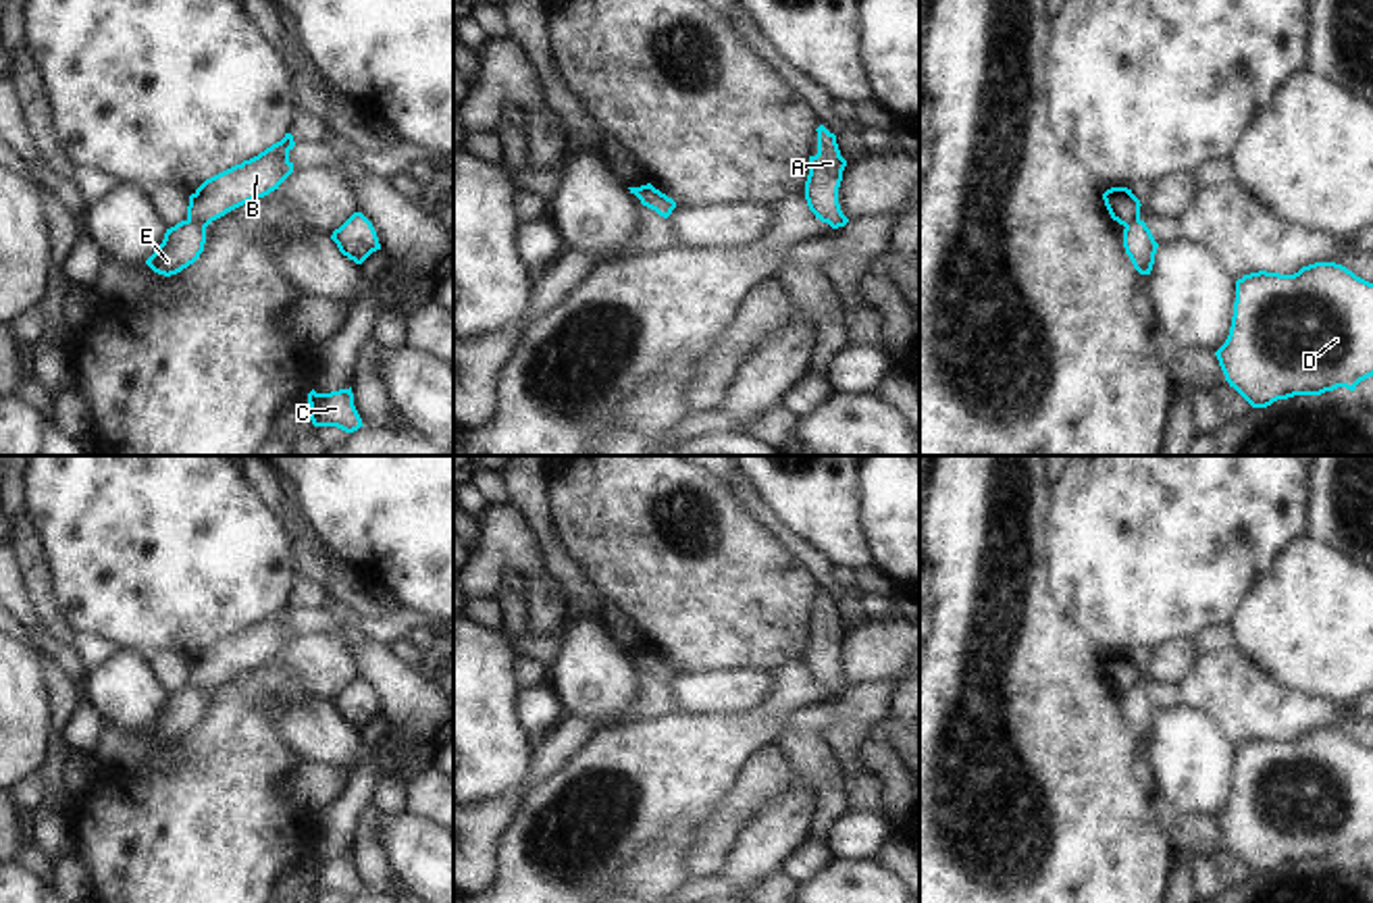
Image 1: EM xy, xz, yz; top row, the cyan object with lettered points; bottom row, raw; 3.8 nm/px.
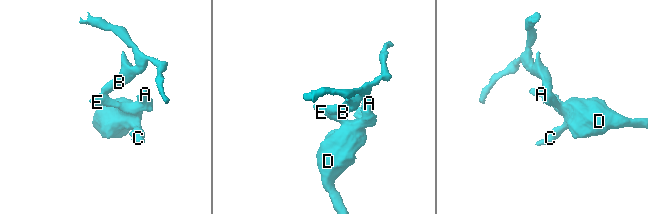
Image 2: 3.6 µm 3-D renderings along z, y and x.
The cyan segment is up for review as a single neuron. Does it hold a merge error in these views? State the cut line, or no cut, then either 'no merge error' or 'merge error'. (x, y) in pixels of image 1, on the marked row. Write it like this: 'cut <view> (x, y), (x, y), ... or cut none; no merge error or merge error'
cut xy (188, 219), (204, 227); merge error

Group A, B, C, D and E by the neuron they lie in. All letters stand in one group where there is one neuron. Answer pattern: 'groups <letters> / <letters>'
groups A C D E / B

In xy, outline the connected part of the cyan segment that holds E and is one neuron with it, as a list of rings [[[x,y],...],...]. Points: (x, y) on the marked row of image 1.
[[[181,221],[166,229],[162,243],[146,264],[158,275],[177,275],[200,258],[204,243],[206,227]]]

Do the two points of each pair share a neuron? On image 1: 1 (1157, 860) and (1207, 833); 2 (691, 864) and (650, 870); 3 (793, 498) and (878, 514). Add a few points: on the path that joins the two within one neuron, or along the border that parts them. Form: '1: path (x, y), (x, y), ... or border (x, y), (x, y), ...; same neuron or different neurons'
1: border (1151, 806), (1176, 849); different neurons
2: border (710, 824), (683, 858), (685, 879); different neurons
3: border (856, 487), (860, 494); different neurons

